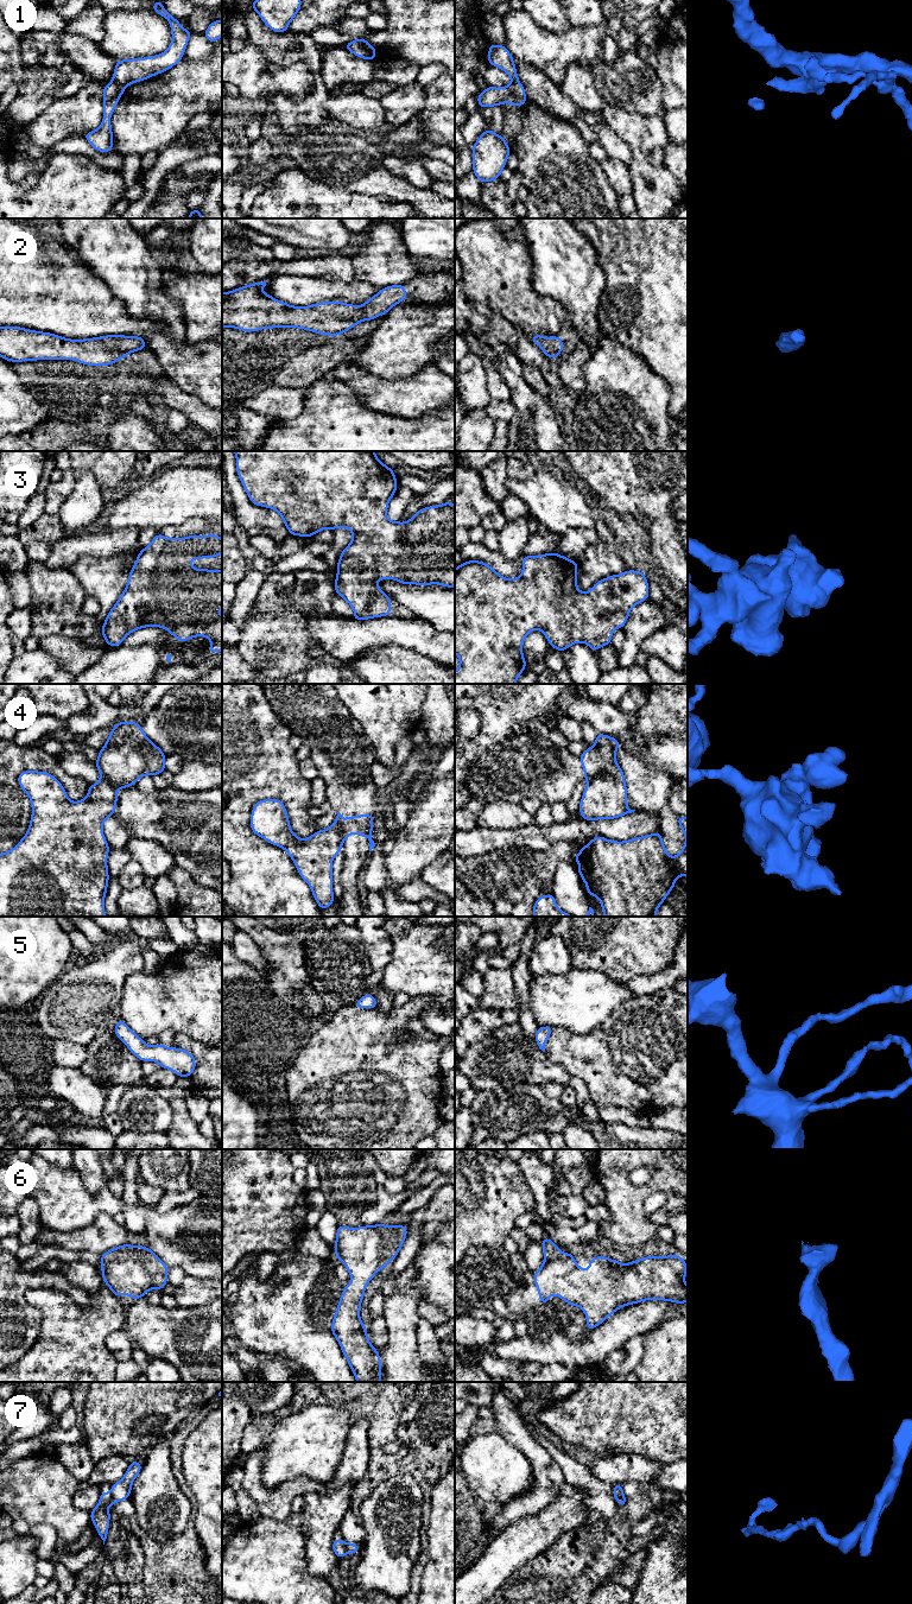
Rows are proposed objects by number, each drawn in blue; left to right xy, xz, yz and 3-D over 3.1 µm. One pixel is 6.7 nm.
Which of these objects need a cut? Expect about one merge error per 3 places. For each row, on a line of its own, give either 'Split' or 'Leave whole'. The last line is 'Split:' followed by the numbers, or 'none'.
1: Split
2: Leave whole
3: Leave whole
4: Split
5: Leave whole
6: Leave whole
7: Split
Split: 1, 4, 7

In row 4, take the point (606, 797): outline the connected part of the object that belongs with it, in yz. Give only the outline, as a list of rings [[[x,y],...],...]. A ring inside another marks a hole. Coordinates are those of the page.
[[[618,769],[596,776],[584,790],[580,803],[580,814],[588,822],[615,819],[634,811],[627,806],[625,773]]]

